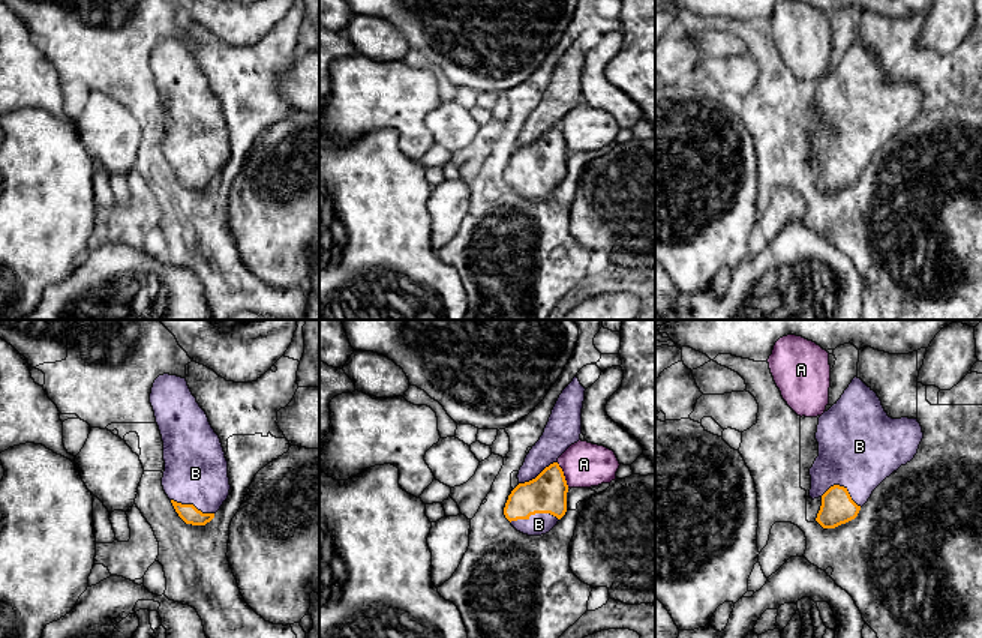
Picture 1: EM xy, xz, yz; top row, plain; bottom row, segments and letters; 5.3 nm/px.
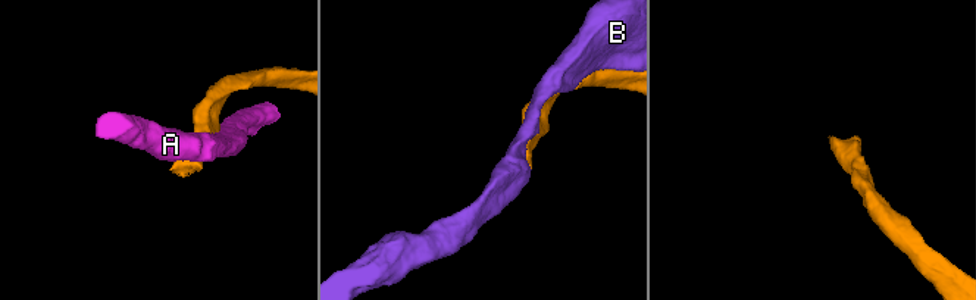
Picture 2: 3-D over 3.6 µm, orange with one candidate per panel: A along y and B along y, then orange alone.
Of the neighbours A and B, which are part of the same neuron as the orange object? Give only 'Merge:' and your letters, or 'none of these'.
Merge: B

